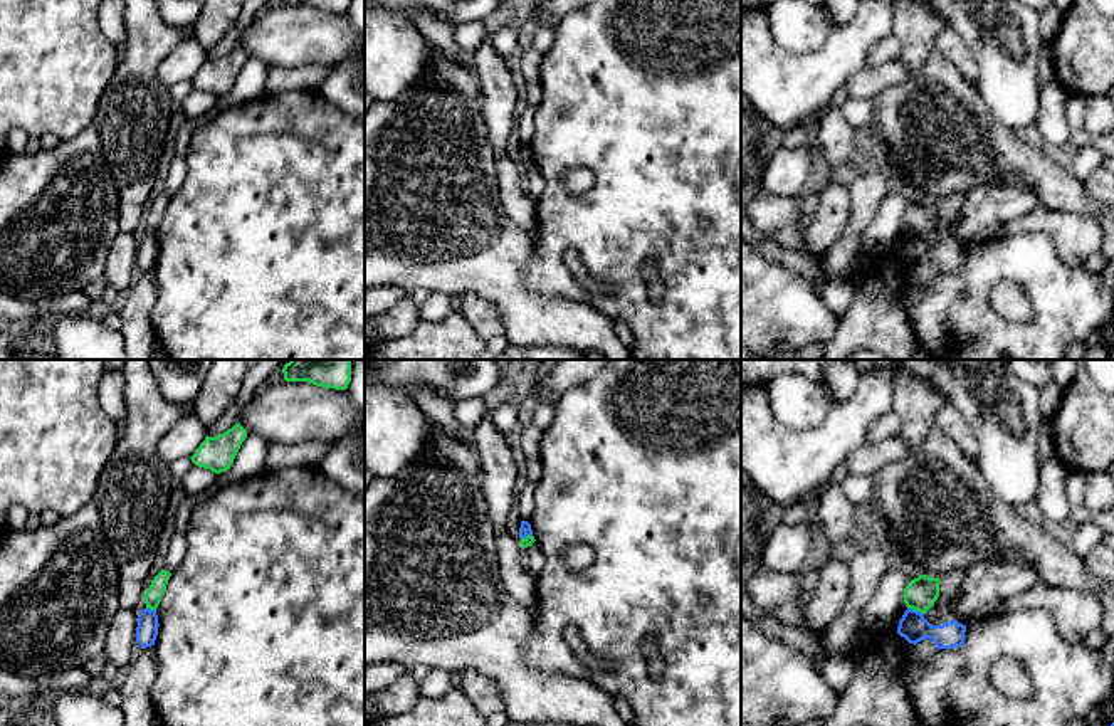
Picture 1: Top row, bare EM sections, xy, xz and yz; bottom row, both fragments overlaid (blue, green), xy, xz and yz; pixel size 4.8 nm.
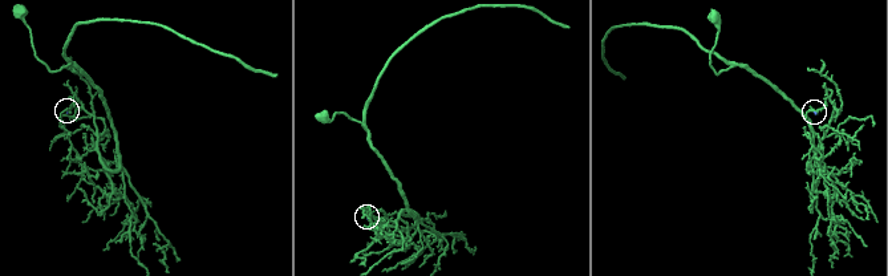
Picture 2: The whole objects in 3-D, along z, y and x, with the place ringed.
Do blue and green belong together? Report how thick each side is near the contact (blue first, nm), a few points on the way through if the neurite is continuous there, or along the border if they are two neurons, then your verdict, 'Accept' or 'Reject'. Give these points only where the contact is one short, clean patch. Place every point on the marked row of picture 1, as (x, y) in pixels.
Thickness 140 nm (blue) against 150 nm. Boundary: yz (908, 607), (923, 614). Reject

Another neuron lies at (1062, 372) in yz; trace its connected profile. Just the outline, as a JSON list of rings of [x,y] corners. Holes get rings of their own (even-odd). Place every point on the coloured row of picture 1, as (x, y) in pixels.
[[[1052,360],[1050,365],[1052,380],[1060,387],[1067,387],[1074,378],[1077,360]]]

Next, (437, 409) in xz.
[[[413,385],[407,390],[407,393],[420,407],[420,410],[434,427],[439,427],[445,434],[472,444],[472,432],[455,420],[452,402],[449,402],[427,385]]]

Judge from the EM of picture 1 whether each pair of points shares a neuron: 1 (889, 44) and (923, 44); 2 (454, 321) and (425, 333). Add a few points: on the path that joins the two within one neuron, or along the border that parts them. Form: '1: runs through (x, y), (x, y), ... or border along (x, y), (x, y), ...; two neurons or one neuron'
1: border along (893, 32), (899, 41), (901, 56); two neurons
2: runs through (447, 328), (442, 333), (432, 333); one neuron

